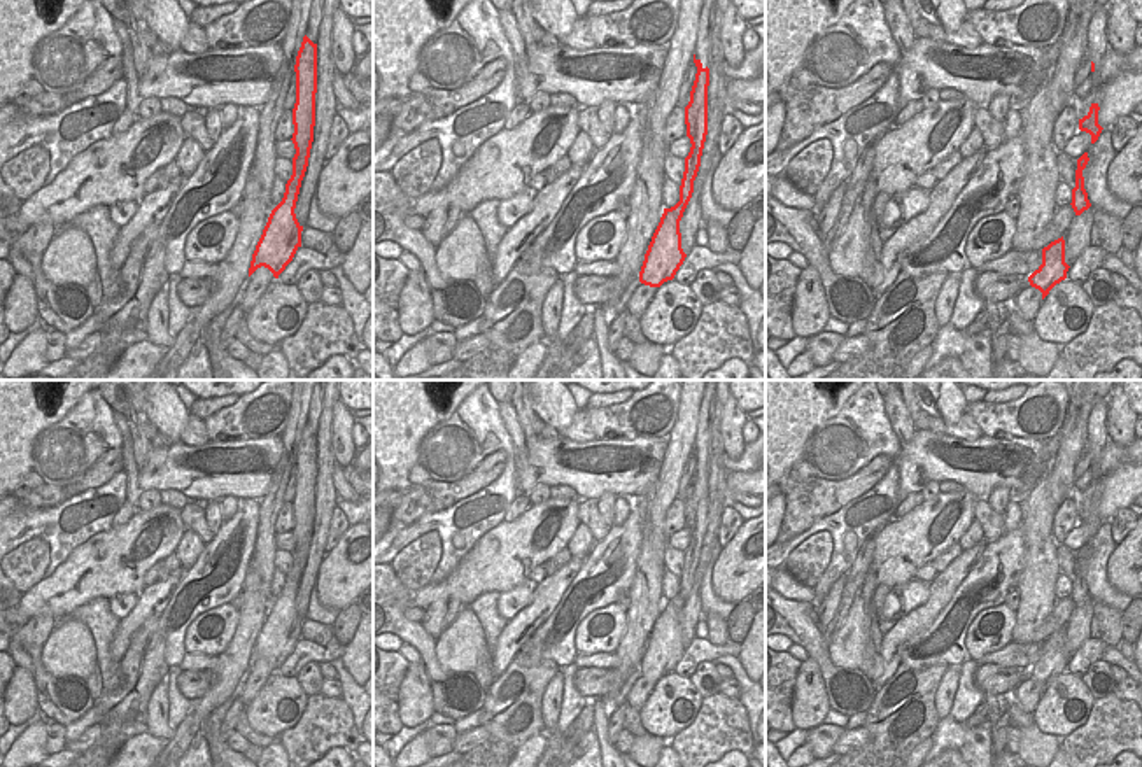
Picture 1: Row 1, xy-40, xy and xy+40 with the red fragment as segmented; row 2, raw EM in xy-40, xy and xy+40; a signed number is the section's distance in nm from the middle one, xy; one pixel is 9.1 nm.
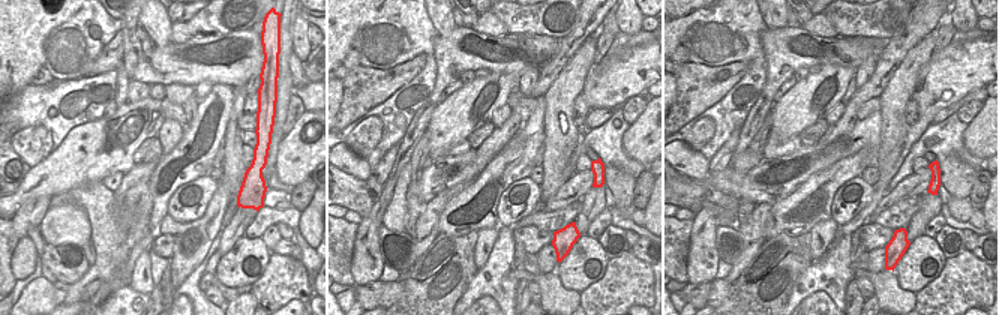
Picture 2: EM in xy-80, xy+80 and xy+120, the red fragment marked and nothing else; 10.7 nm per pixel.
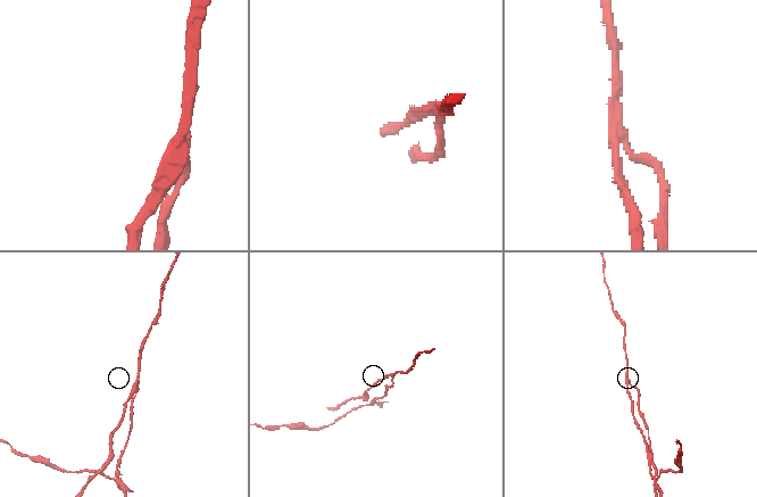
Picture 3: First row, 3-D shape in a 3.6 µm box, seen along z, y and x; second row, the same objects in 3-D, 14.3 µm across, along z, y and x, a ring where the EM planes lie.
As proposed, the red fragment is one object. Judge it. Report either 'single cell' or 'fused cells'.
fused cells

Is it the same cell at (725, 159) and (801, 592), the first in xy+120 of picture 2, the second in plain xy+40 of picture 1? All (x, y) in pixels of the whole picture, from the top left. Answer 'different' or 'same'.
different

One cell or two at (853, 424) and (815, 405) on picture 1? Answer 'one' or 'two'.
two

